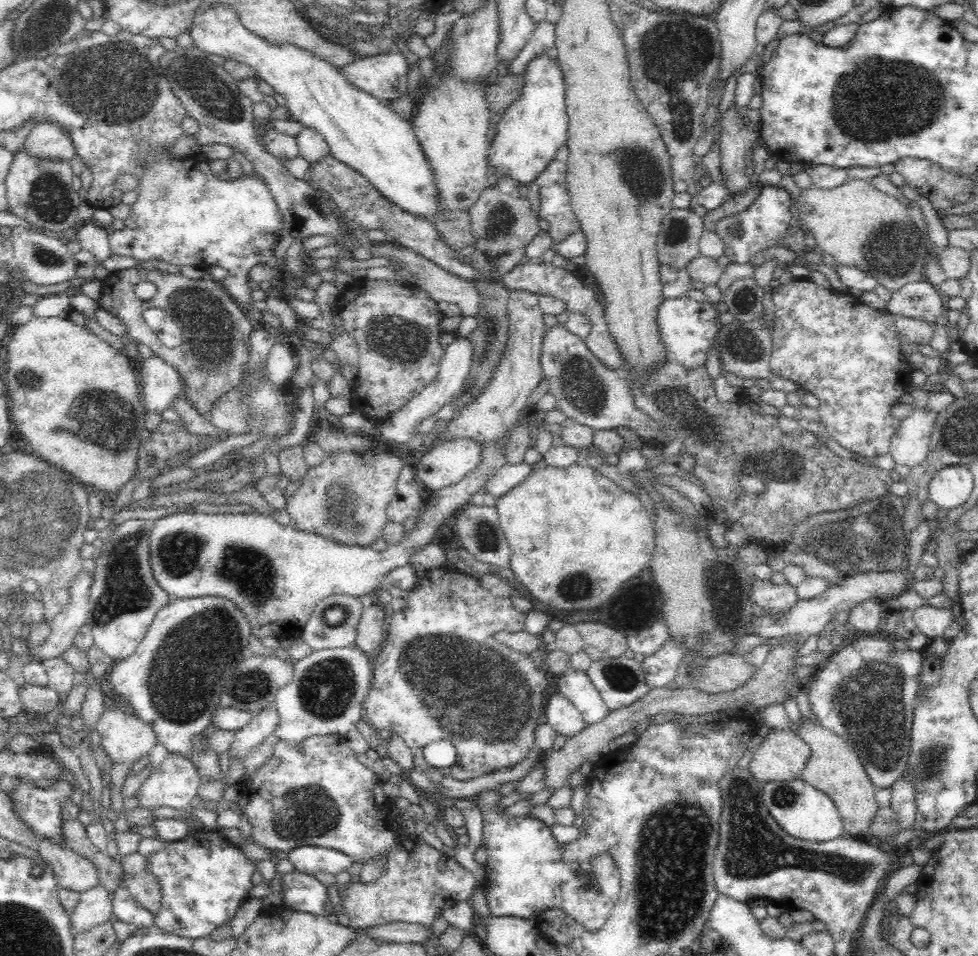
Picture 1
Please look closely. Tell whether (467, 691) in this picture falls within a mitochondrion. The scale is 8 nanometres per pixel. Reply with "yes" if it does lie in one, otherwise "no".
yes

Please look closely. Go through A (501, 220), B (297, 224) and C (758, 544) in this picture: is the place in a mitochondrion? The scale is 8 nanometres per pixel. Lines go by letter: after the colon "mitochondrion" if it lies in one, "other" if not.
A: mitochondrion
B: other
C: other

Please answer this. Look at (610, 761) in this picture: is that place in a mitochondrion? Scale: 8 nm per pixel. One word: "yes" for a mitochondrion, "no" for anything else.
no

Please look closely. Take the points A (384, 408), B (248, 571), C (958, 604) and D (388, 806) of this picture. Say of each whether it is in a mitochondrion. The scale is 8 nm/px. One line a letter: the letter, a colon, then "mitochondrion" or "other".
A: other
B: mitochondrion
C: other
D: other

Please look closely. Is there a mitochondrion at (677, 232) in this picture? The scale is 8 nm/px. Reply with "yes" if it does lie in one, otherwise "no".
yes

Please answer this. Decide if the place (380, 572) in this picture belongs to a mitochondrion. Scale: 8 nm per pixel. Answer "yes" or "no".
no

